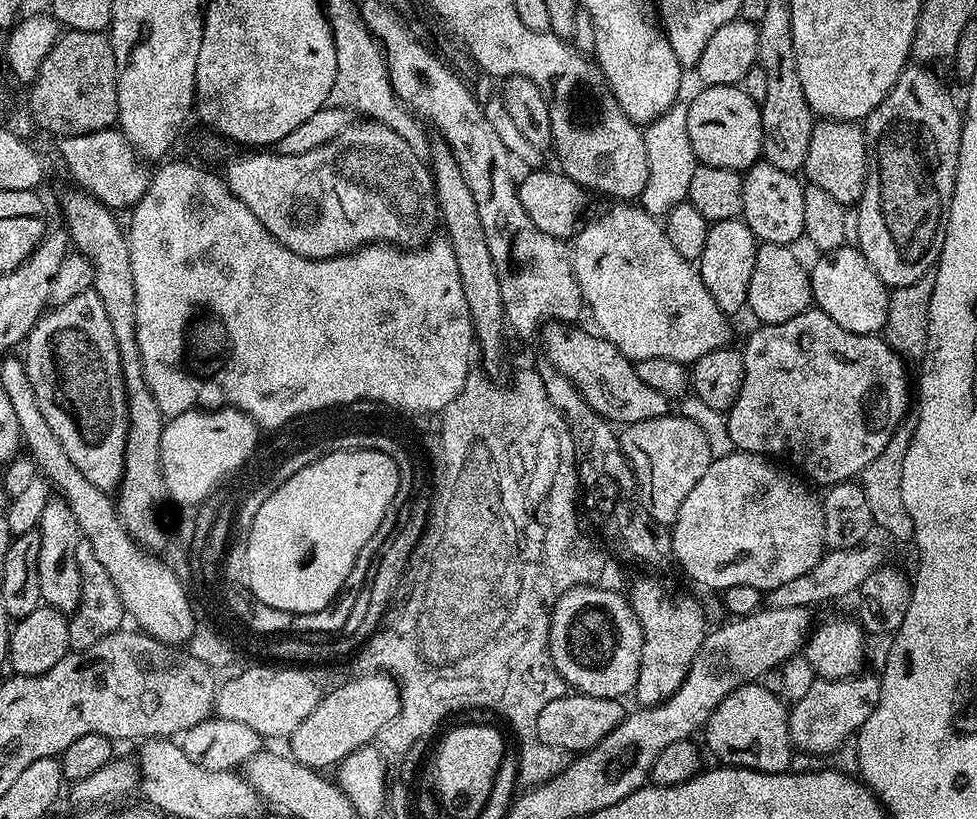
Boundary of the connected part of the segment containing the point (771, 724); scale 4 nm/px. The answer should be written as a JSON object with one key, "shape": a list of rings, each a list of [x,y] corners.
{"shape":[[[763,683],[743,684],[738,690],[726,694],[722,702],[710,714],[702,736],[708,739],[708,748],[717,756],[719,763],[734,768],[749,768],[755,772],[787,772],[792,766],[794,745],[790,738],[788,725],[789,709],[785,701],[773,689]]]}

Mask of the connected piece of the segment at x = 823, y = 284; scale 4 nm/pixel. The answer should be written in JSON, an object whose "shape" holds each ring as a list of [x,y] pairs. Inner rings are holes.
{"shape":[[[859,247],[836,248],[833,252],[823,253],[815,258],[817,259],[816,265],[811,265],[810,268],[812,298],[815,307],[822,309],[826,314],[830,314],[830,318],[834,318],[834,322],[838,322],[838,326],[842,326],[854,334],[871,336],[883,333],[884,323],[888,320],[890,289],[882,282],[882,278],[878,278],[878,274],[874,274],[874,270],[870,270],[870,262],[866,262],[866,258],[861,254]]]}

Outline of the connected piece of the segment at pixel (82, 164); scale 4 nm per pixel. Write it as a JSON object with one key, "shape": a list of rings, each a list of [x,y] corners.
{"shape":[[[118,128],[94,134],[67,136],[60,141],[60,156],[73,180],[83,191],[113,210],[135,207],[149,188],[151,169],[140,163],[136,151]]]}

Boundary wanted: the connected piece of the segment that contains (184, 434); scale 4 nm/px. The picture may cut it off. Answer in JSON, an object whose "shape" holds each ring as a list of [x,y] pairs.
{"shape":[[[189,410],[183,412],[182,414],[178,414],[177,416],[171,417],[165,423],[164,429],[162,430],[162,442],[160,443],[160,469],[162,470],[162,478],[164,479],[164,485],[166,486],[166,490],[168,491],[168,500],[171,503],[178,504],[177,506],[185,506],[185,505],[193,505],[200,506],[204,499],[208,500],[209,497],[212,496],[210,489],[212,488],[212,479],[215,476],[220,476],[221,470],[226,470],[228,468],[234,467],[237,462],[244,459],[244,455],[247,455],[247,452],[251,449],[252,443],[252,423],[248,420],[244,420],[244,416],[242,414],[235,413],[224,413],[219,412],[216,414],[213,410],[203,410],[204,412],[200,412],[201,410]]]}

